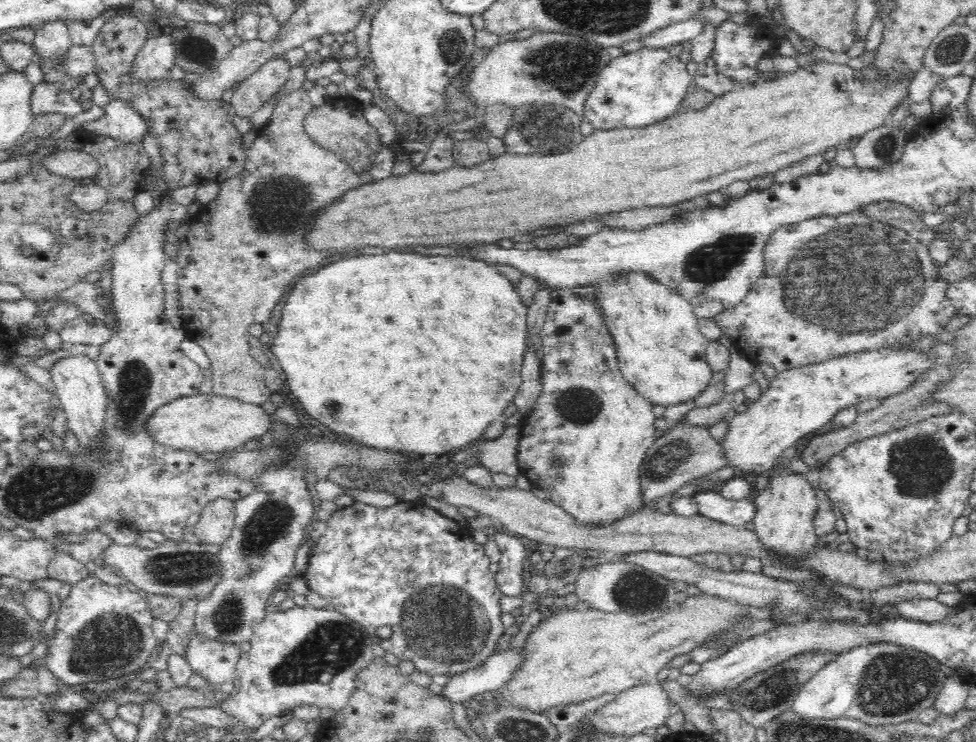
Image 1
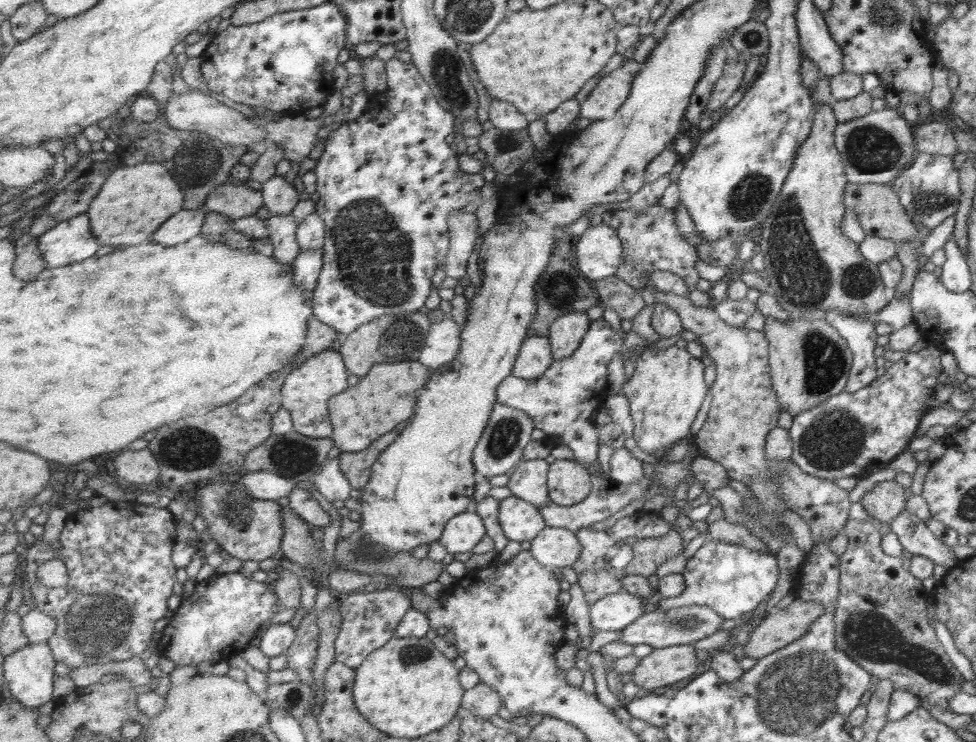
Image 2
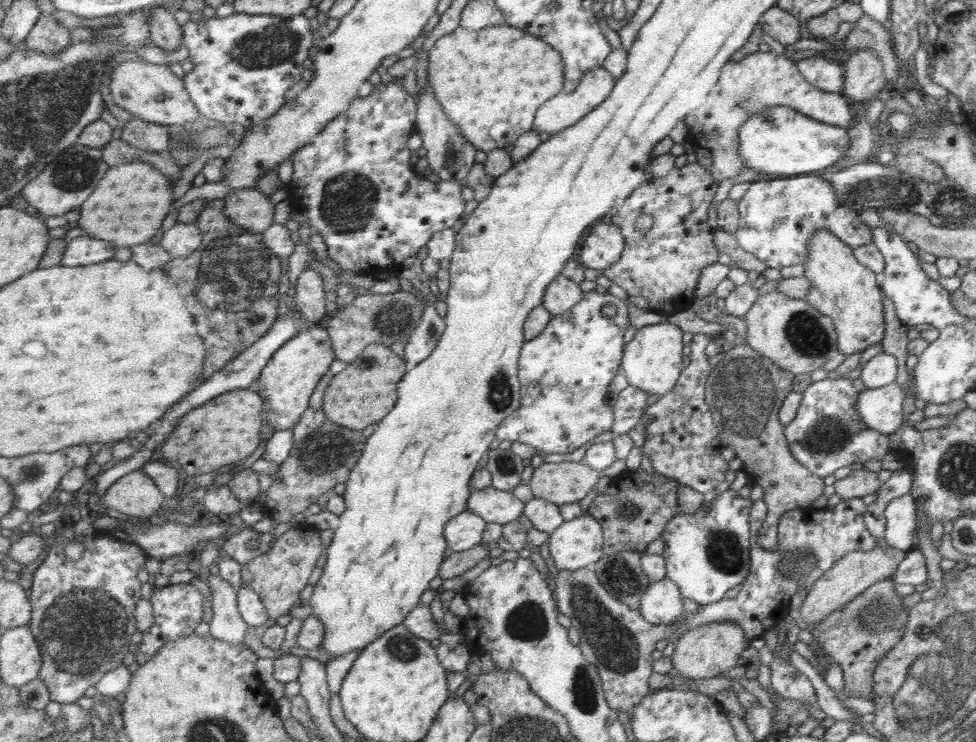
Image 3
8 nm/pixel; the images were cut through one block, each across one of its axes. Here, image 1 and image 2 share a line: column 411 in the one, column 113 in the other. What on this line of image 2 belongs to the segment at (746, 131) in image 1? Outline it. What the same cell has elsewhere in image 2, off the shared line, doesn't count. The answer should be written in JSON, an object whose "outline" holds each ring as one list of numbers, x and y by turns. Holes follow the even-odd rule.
{"outline":[[147,160,137,166,119,166,89,208,93,234,97,234,101,244,139,246,141,242,153,238,165,220,184,210,185,197,177,180,159,162]]}

